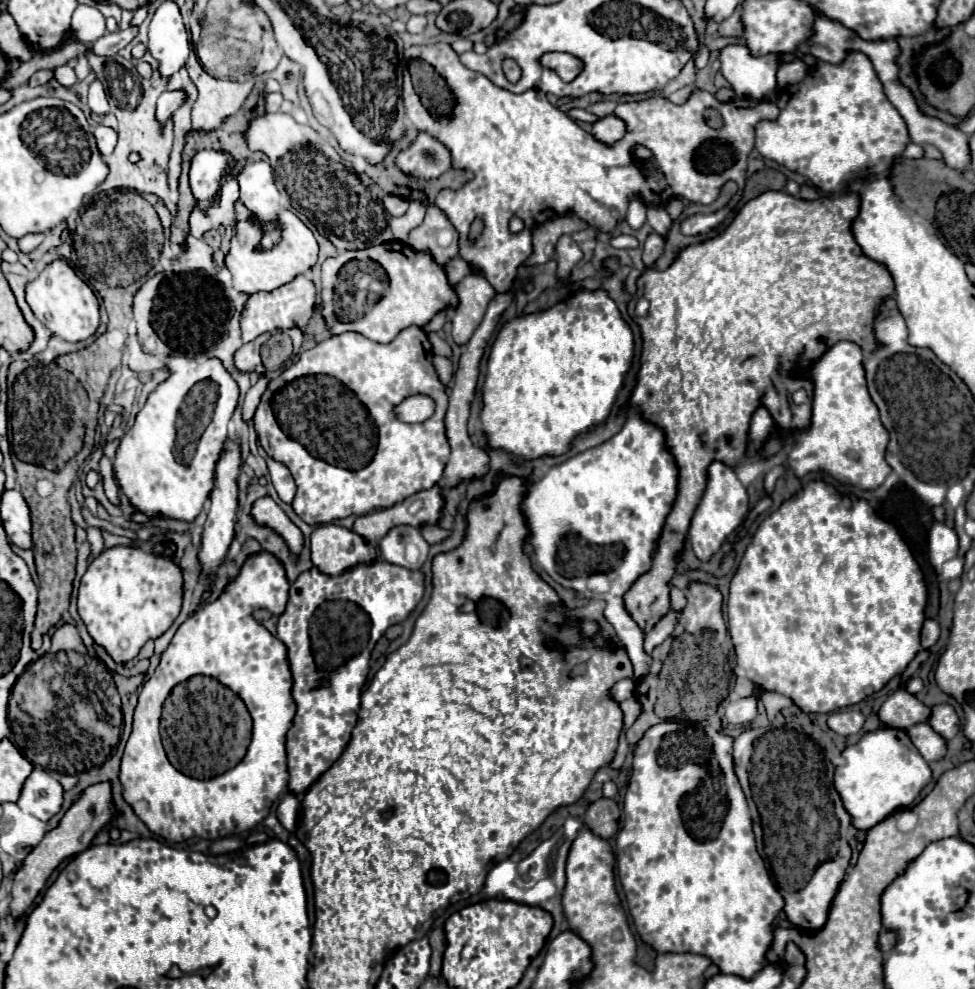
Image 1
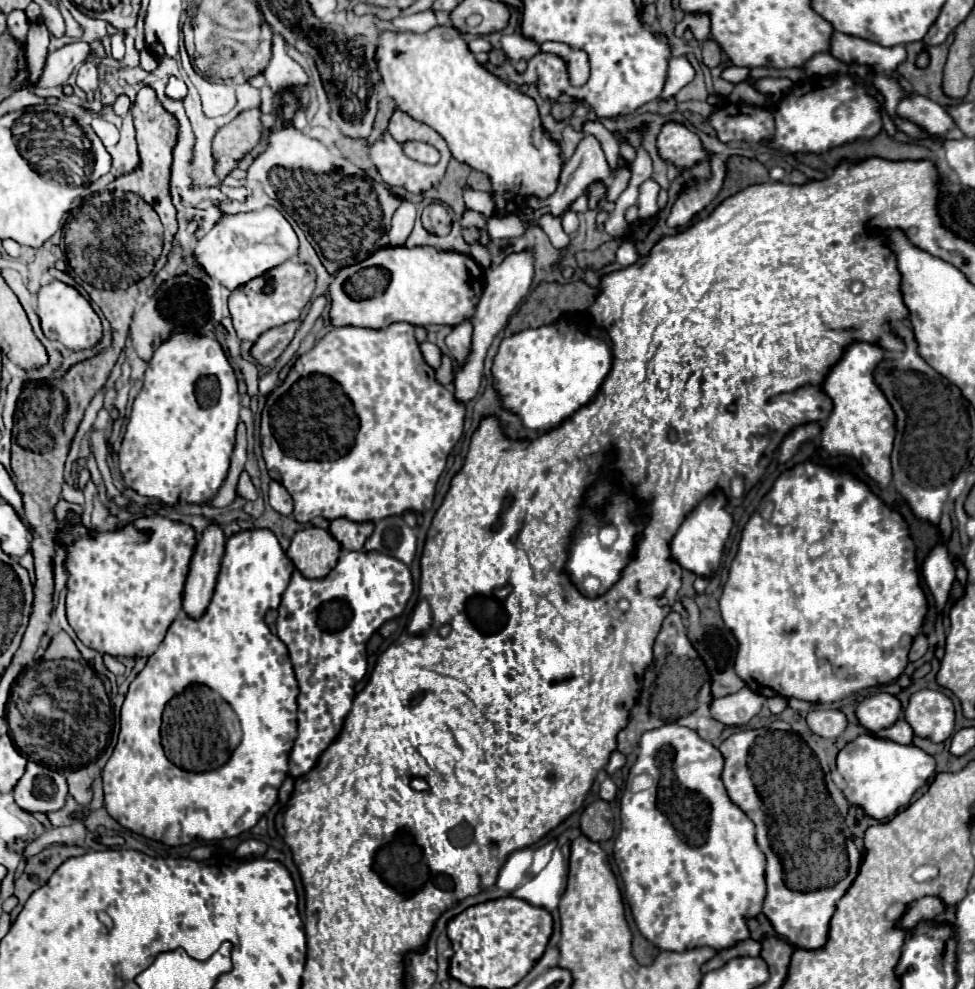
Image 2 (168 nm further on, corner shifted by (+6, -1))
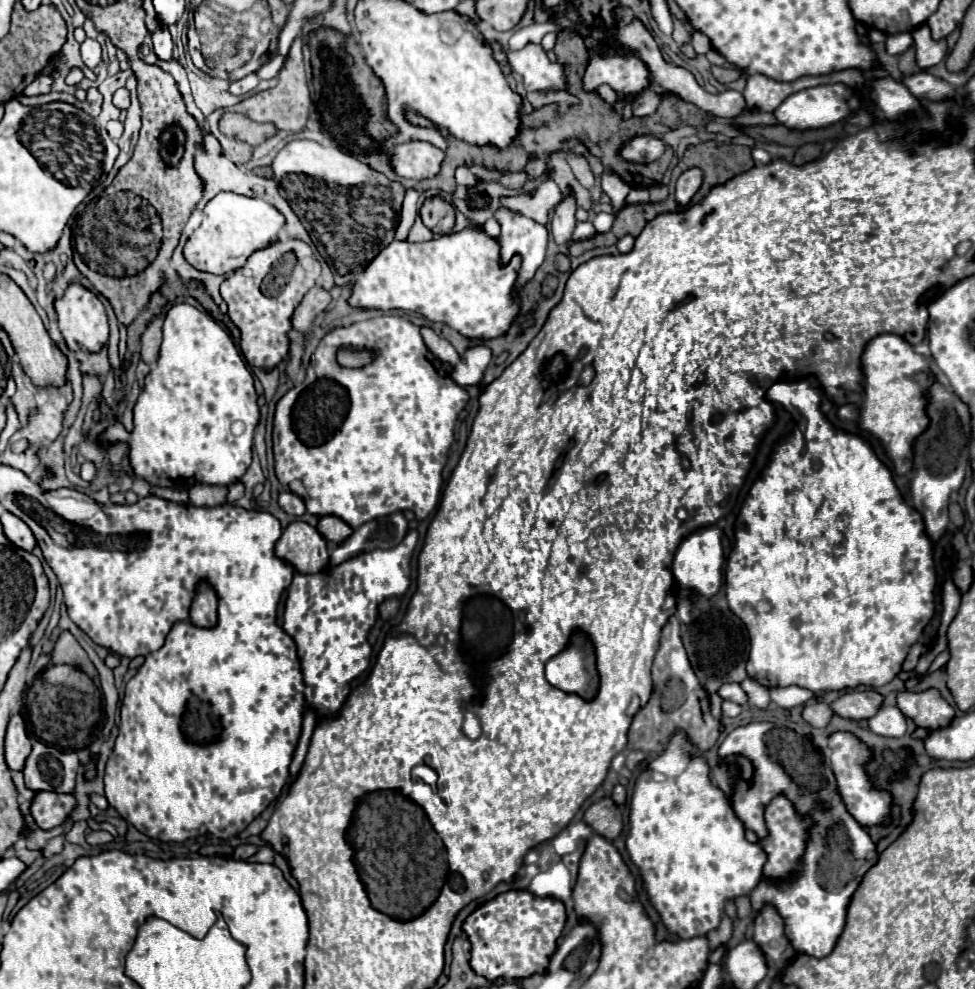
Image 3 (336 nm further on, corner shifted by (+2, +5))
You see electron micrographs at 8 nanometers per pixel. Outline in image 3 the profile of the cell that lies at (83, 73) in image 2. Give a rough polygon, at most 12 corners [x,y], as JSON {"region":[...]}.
{"region":[[86,39],[80,47],[88,69],[102,63],[100,43]]}

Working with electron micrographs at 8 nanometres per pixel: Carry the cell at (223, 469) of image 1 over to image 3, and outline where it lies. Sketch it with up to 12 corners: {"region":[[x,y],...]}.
{"region":[[200,583],[190,607],[198,627],[216,623],[218,597],[210,583]]}

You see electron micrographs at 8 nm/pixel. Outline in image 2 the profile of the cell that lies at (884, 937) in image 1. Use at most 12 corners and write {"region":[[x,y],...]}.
{"region":[[922,897],[908,907],[900,927],[914,929],[932,921],[944,903],[938,897]]}

